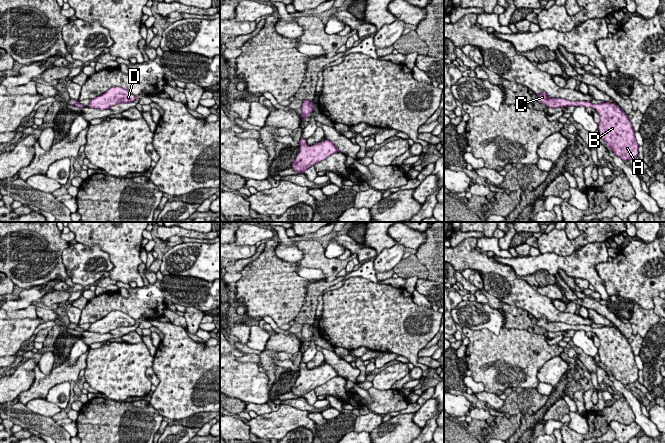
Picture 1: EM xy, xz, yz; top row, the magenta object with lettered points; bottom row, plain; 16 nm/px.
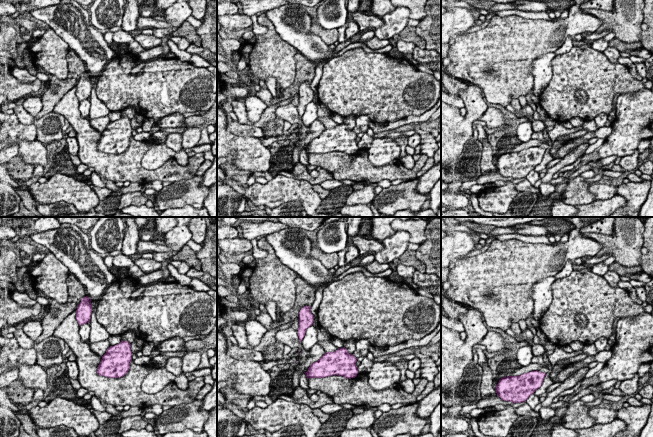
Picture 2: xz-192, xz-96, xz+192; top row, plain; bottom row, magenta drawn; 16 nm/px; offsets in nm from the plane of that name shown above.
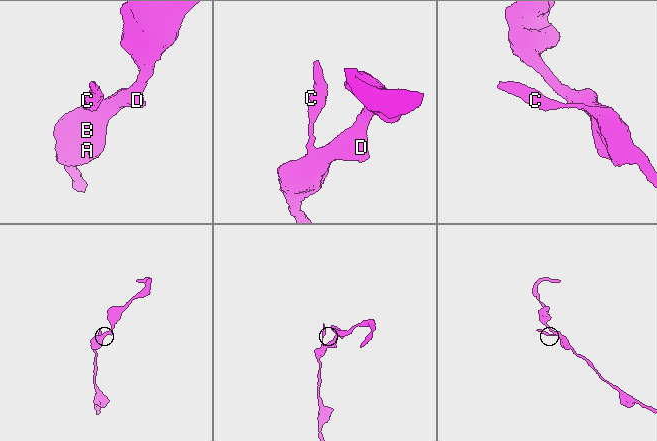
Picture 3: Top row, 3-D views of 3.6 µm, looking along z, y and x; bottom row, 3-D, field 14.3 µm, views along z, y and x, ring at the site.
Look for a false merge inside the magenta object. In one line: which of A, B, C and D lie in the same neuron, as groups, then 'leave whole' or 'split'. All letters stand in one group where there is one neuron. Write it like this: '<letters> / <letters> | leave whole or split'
A B C D | leave whole

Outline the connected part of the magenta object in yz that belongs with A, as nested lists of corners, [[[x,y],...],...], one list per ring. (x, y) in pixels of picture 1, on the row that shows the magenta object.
[[[545,92],[537,94],[537,101],[550,108],[584,106],[595,109],[600,115],[598,129],[606,147],[625,162],[638,156],[639,145],[635,139],[635,131],[628,115],[618,105],[610,102],[592,104],[590,101],[549,98]]]

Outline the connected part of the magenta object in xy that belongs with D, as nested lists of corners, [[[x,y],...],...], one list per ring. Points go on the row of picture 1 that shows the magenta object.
[[[112,87],[104,94],[90,100],[87,107],[99,110],[109,109],[111,106],[119,103],[134,102],[136,96],[121,87]]]

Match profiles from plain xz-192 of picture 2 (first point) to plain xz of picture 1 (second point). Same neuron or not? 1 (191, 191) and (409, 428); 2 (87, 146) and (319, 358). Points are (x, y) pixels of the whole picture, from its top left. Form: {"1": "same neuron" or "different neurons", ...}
{"1": "same neuron", "2": "different neurons"}

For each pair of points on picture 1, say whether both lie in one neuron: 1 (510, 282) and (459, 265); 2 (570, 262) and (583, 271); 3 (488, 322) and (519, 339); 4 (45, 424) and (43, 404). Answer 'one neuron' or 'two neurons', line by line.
1: one neuron
2: one neuron
3: two neurons
4: two neurons

